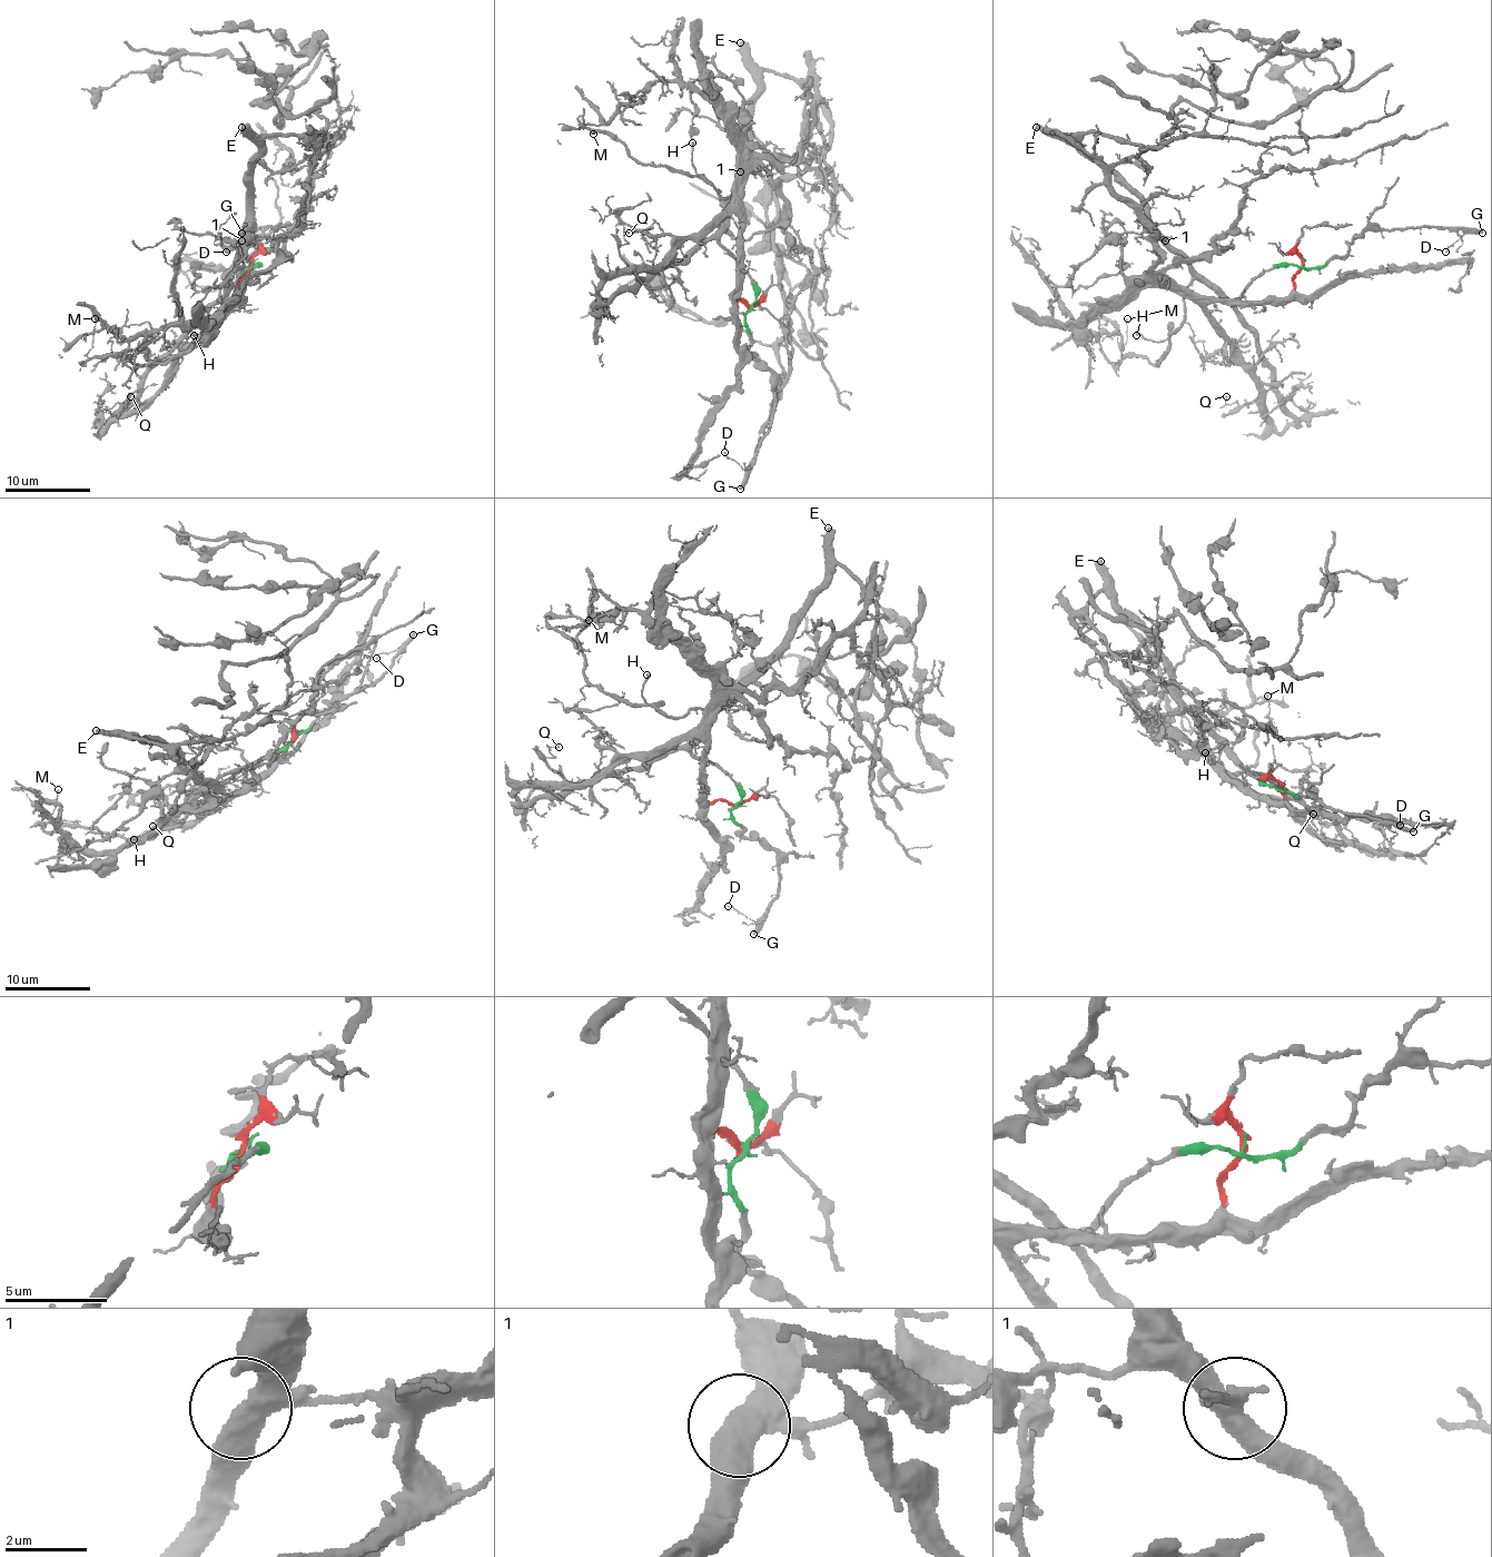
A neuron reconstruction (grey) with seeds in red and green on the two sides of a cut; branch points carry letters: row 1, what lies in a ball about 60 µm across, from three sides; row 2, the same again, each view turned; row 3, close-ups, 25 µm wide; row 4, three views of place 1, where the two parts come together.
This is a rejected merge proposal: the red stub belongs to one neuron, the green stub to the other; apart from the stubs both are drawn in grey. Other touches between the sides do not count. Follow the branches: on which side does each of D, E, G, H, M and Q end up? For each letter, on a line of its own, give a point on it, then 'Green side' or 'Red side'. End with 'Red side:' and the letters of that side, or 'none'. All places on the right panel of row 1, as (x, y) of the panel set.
D: Place: (1445, 252). Green side
E: Place: (1036, 127). Green side
G: Place: (1482, 233). Green side
H: Place: (1136, 335). Green side
M: Place: (1127, 318). Green side
Q: Place: (1226, 396). Green side
Red side: none

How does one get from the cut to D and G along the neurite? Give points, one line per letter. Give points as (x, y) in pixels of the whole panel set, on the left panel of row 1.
D: (252, 267), (247, 267), (256, 244), (275, 228), (254, 226), (235, 246), (228, 246), (226, 252)
G: (252, 267), (247, 267), (256, 244), (275, 228), (252, 226), (241, 233)

